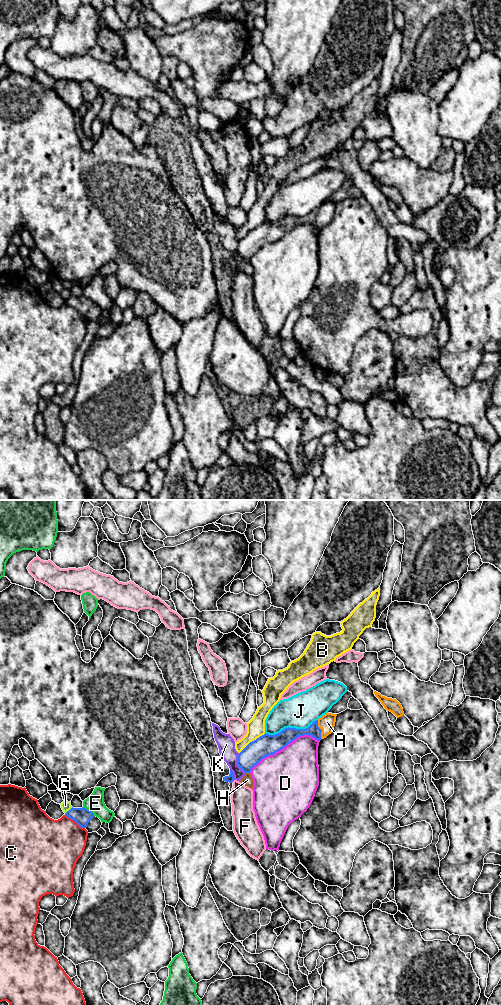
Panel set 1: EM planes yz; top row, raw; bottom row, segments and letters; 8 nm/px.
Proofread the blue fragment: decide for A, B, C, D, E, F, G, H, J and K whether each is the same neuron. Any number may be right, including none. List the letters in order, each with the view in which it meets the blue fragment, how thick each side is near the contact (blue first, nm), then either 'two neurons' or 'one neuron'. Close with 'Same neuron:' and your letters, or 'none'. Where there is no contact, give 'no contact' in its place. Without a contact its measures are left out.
A: yz | 110/130 nm | one neuron
B: yz | 170/140 nm | two neurons
C: yz | 140/420 nm | two neurons
D: yz | 170/460 nm | two neurons
E: yz | 140/140 nm | two neurons
F: yz | 60/180 nm | two neurons
G: yz | 140/80 nm | two neurons
H: yz | 170/90 nm | two neurons
J: yz | 170/280 nm | two neurons
K: yz | 170/140 nm | two neurons
Same neuron: A

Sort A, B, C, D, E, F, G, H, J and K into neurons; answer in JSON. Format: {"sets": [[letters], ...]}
{"sets": [["A"], ["B"], ["C"], ["D"], ["E"], ["F"], ["G"], ["H", "K"], ["J"]]}

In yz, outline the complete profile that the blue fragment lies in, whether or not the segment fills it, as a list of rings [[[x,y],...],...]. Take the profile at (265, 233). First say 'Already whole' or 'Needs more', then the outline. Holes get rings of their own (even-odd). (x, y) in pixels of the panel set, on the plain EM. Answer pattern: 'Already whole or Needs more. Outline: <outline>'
Needs more. Outline: [[[326,201],[314,209],[306,217],[285,216],[275,223],[264,222],[250,230],[238,243],[237,253],[245,260],[251,257],[263,246],[282,238],[299,224],[310,223],[316,228],[326,226],[332,221],[337,202]]]

